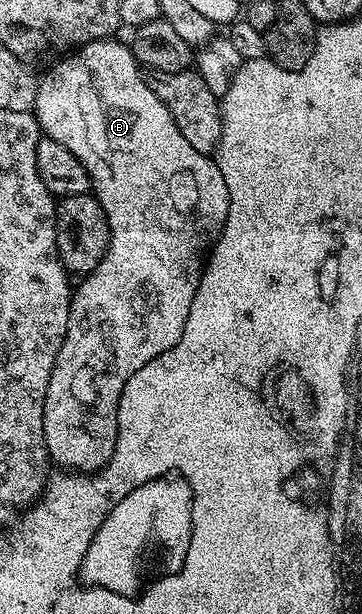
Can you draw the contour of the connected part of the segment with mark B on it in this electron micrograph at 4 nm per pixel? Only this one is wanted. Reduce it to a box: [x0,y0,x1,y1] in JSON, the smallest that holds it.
[32,37,230,476]

